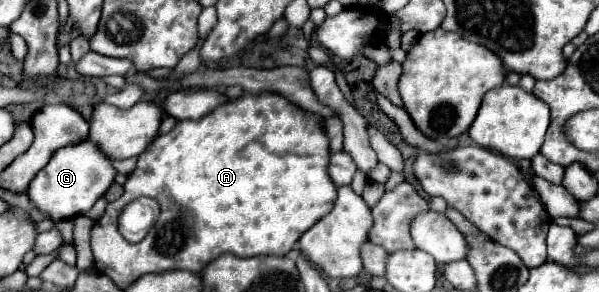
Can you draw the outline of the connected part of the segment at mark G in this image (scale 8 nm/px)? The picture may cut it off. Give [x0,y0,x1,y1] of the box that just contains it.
[27,141,117,221]

